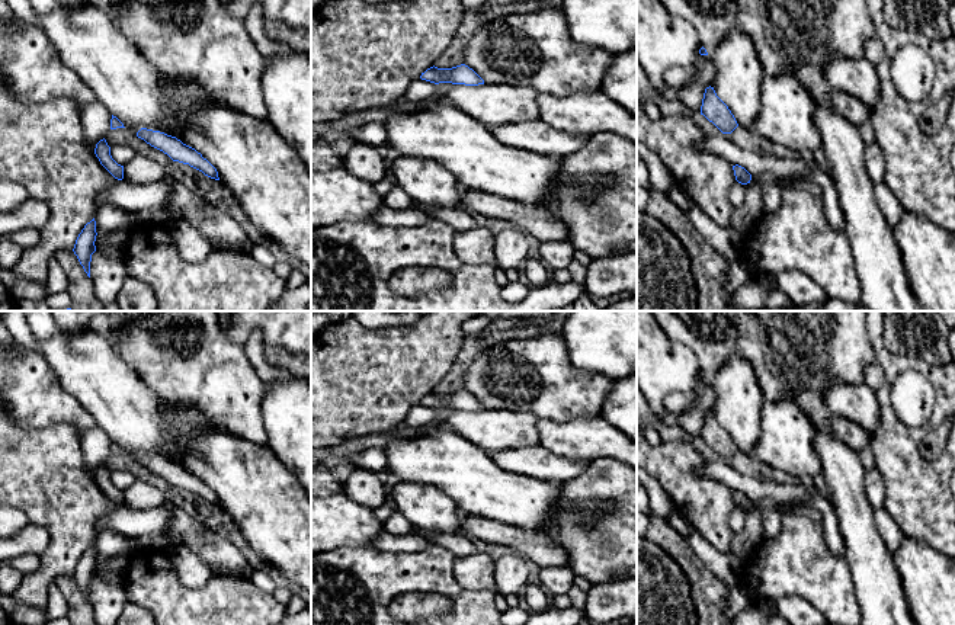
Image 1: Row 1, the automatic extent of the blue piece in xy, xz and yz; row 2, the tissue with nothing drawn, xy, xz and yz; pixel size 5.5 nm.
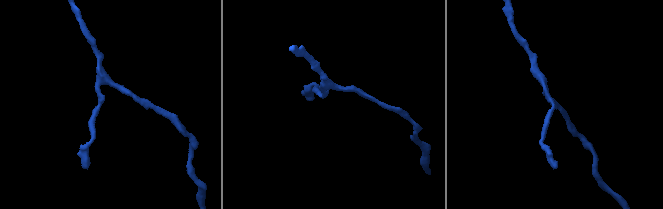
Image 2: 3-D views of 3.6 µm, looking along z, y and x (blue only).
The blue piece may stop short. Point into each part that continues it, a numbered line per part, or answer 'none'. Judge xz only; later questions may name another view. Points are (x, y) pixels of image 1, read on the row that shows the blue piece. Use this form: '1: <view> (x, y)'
none

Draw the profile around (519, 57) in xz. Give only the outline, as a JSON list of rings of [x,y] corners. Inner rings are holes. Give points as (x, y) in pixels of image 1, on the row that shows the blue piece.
[[[555,7],[496,17],[470,36],[464,54],[465,65],[472,68],[484,83],[478,86],[454,84],[446,100],[487,128],[541,119],[536,105],[541,93],[565,96],[577,92],[599,92],[612,62],[612,55],[606,49],[577,42],[570,33],[564,12]]]

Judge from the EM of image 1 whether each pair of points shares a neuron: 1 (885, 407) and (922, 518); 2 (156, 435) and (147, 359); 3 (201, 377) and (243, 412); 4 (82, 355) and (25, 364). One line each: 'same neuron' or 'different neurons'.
1: same neuron
2: different neurons
3: same neuron
4: different neurons

